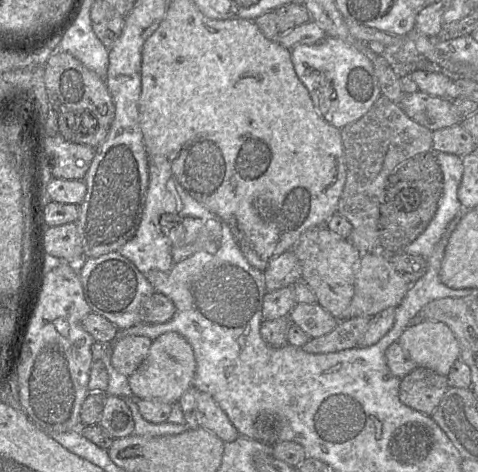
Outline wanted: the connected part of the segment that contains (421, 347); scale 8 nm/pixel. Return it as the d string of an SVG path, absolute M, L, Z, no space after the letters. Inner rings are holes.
M423 320L408 326L398 343L417 366L445 377L460 355L459 343L452 331L437 321Z

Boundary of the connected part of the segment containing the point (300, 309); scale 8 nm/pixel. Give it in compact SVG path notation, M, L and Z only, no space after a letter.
M297 303L288 317L292 324L299 326L310 338L330 333L339 323L318 303Z

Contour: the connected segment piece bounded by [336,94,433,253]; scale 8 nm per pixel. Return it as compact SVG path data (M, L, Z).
M380 95L361 118L340 129L346 181L337 212L351 224L350 242L361 253L379 251L378 221L388 176L403 161L432 151L432 131L412 120L398 103Z

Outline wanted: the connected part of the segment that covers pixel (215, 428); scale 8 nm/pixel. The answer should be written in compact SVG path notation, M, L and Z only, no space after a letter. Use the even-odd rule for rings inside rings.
M198 392L196 402L199 427L213 432L225 443L234 441L240 436L227 414L210 394Z

